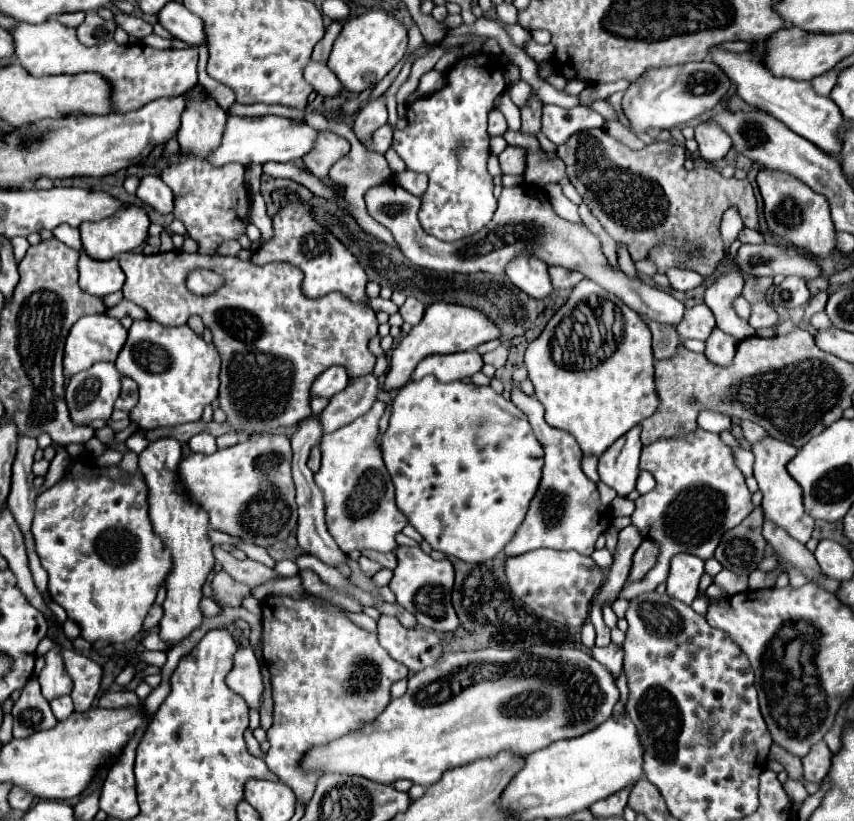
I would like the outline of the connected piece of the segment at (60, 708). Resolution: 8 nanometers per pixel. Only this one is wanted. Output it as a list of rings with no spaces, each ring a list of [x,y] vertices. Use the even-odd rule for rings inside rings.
[[[70,695],[60,697],[60,699],[52,699],[52,701],[50,701],[50,707],[52,707],[52,713],[54,713],[54,717],[56,717],[58,721],[68,719],[68,715],[74,711],[74,705],[72,705]]]

